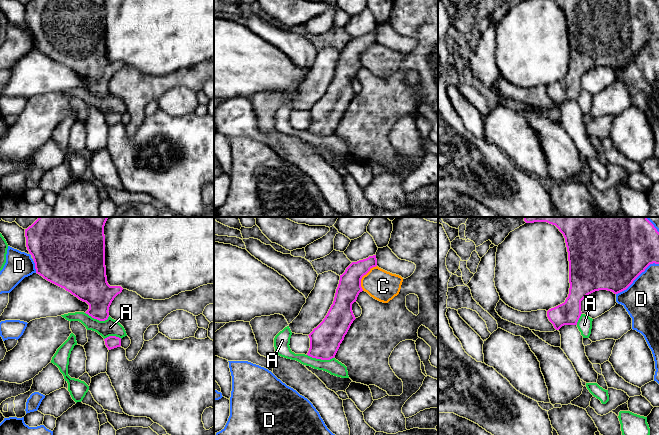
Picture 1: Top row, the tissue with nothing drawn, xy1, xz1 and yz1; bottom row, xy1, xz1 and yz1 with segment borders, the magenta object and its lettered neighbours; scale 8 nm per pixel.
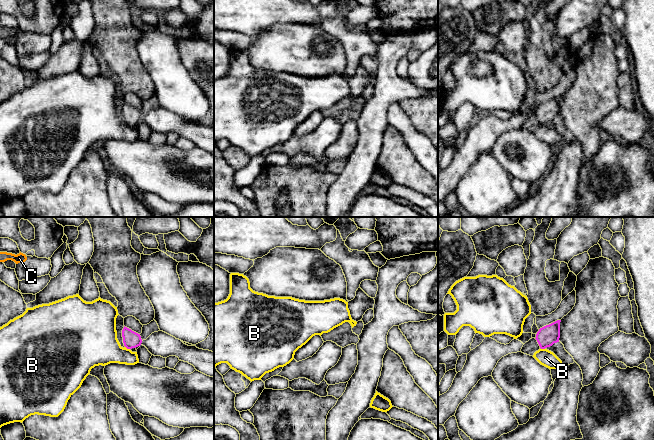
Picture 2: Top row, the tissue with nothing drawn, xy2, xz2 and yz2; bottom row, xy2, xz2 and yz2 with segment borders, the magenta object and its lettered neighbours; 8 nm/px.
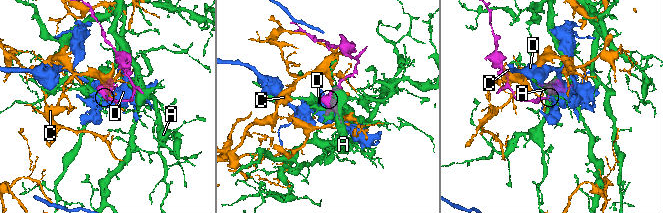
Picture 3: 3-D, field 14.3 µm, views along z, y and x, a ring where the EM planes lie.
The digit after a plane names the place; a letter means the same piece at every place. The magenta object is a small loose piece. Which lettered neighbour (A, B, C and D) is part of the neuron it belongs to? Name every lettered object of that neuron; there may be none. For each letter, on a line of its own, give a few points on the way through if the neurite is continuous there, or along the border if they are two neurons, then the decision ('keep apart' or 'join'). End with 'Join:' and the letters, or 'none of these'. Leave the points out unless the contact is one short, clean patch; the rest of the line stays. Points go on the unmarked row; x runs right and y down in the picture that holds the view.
A: border along xz1 (307, 130), (321, 135), (333, 134); keep apart
B: border along xy2 (125, 122), (129, 125); keep apart
C: keep apart
D: keep apart
Join: none of these

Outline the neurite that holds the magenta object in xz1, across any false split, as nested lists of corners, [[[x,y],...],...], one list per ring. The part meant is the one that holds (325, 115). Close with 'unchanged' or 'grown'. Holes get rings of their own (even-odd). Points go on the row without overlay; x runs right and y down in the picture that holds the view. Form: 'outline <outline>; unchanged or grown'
outline [[[373,31],[352,38],[340,51],[333,80],[323,97],[308,111],[310,114],[308,132],[321,136],[330,136],[335,133],[351,100],[356,95],[352,80],[363,67],[361,55],[376,42],[376,31]]]; unchanged

